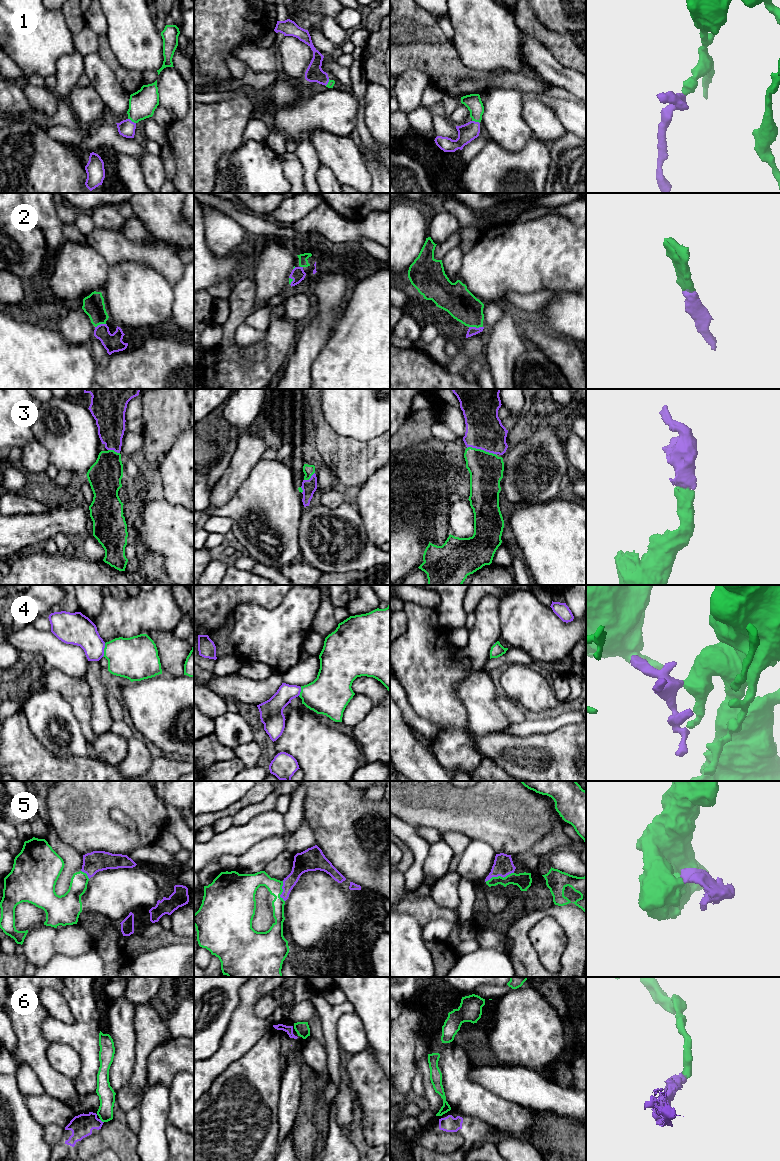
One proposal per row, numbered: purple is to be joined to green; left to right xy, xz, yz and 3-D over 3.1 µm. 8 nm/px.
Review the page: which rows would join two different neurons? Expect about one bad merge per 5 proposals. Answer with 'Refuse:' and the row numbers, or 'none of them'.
Refuse: 6

